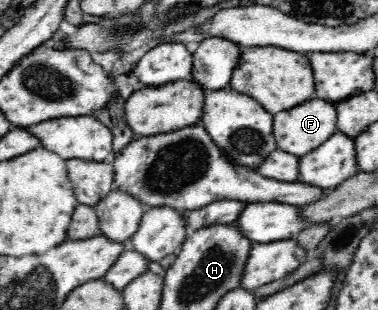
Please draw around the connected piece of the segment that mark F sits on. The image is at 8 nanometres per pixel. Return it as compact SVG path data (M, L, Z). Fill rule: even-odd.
M321 97L308 100L298 107L274 115L274 136L278 143L278 149L296 156L304 156L324 144L336 131L337 108L334 102L323 100Z

